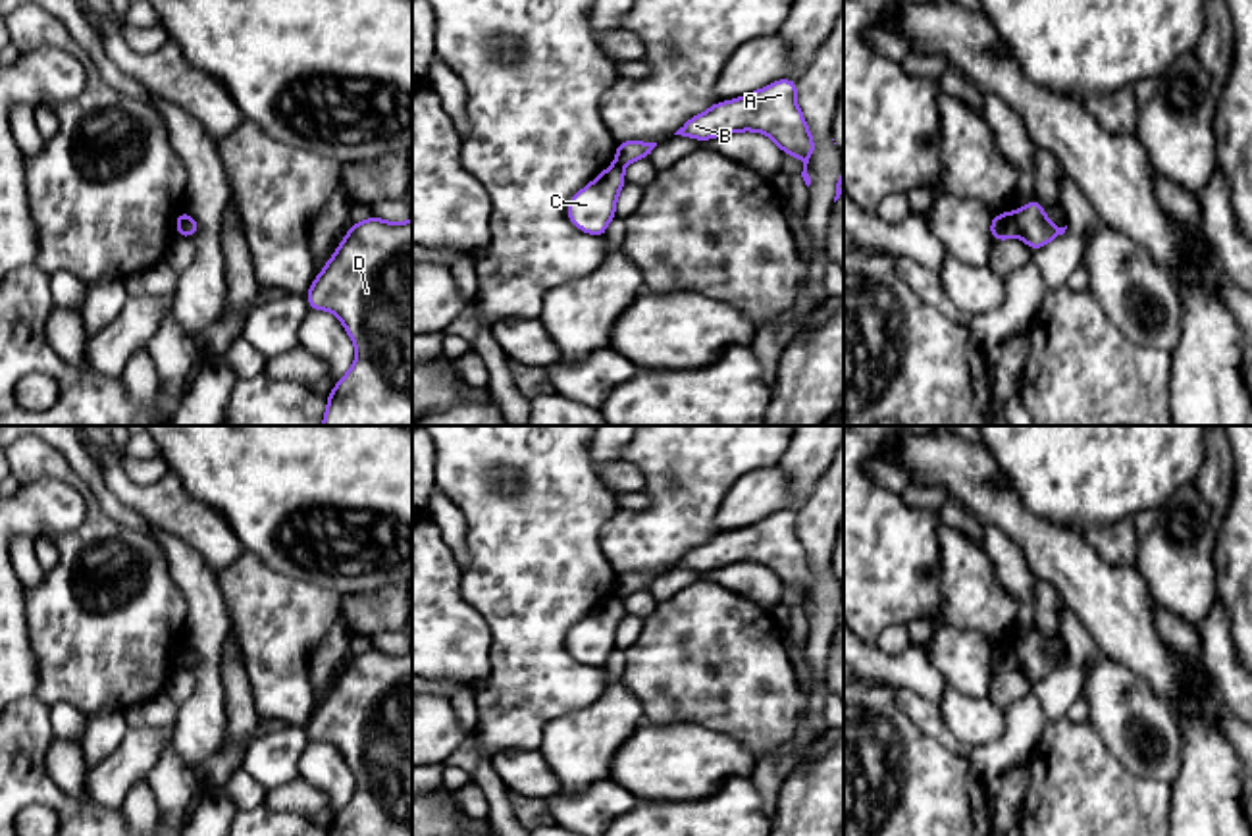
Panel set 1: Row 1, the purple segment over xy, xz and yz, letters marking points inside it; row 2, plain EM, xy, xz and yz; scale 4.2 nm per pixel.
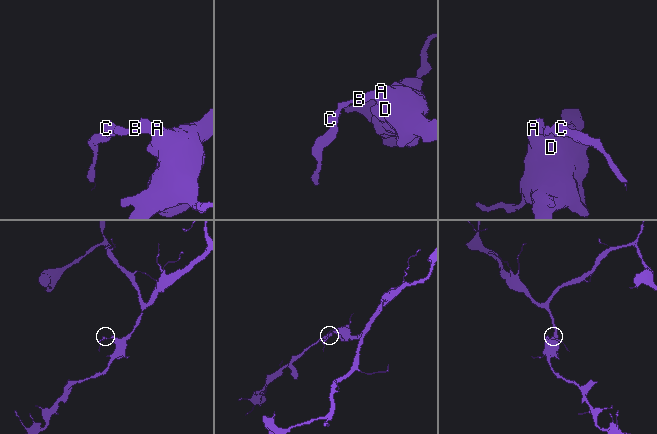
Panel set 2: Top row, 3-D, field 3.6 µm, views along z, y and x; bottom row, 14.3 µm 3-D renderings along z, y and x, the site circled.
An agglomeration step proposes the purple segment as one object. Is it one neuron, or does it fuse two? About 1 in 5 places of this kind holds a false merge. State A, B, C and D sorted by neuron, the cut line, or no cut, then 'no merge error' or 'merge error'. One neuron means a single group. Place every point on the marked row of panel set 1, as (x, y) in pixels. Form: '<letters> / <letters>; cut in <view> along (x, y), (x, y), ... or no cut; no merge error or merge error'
A B D / C; cut in yz along (1014, 212), (1019, 234); merge error

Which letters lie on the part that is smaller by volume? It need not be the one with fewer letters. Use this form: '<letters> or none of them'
C

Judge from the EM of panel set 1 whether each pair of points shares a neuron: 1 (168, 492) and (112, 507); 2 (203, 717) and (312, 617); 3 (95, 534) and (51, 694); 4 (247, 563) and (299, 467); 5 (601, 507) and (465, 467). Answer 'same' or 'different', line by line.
1: different
2: different
3: same
4: different
5: same

